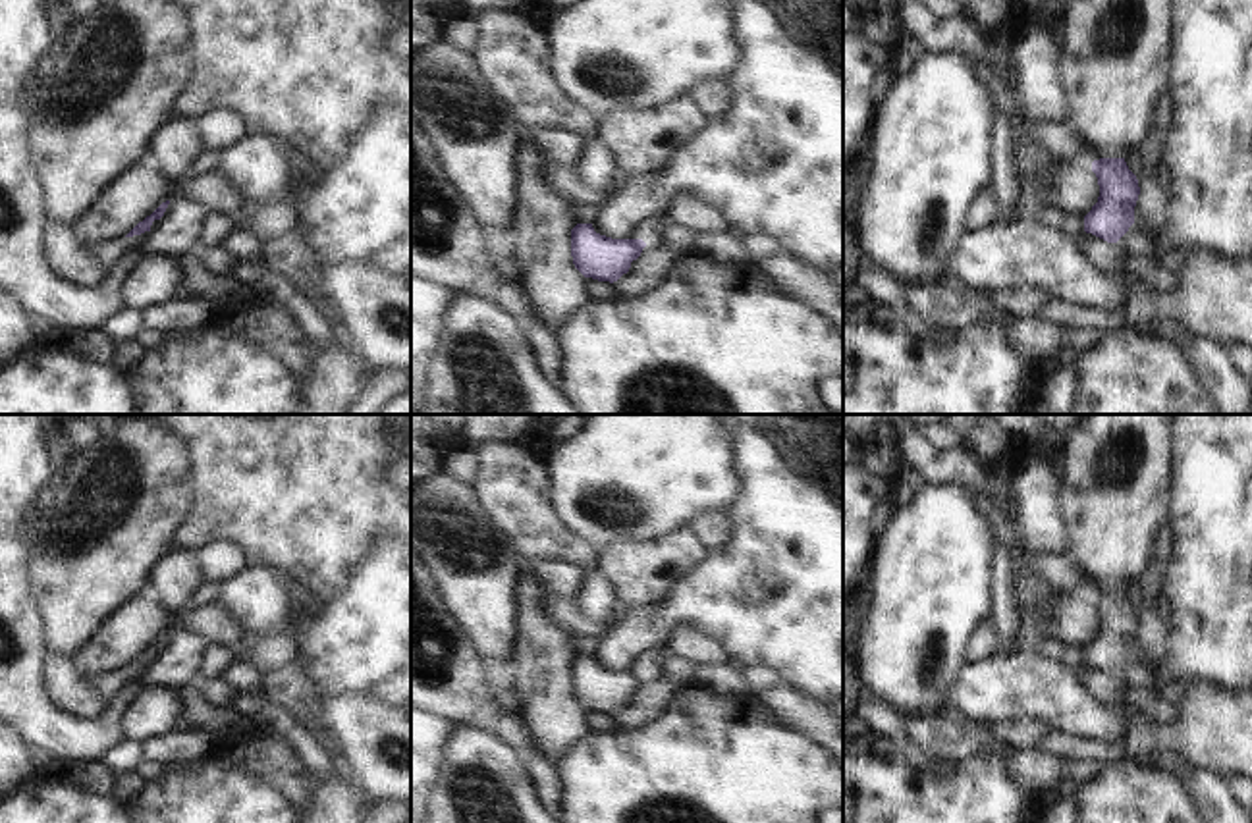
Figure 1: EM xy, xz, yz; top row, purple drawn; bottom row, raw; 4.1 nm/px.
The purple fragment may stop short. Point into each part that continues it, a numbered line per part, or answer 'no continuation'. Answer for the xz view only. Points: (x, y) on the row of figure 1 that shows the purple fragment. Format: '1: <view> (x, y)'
no continuation

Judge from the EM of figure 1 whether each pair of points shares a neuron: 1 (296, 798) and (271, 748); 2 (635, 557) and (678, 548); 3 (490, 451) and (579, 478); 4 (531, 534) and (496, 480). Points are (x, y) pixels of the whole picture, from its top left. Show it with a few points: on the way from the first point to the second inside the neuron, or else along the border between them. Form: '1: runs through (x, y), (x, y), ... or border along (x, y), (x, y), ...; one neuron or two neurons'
1: runs through (292, 787), (272, 760); one neuron
2: runs through (645, 557), (668, 557); one neuron
3: border along (543, 463), (550, 505), (556, 513); two neurons
4: runs through (529, 521), (510, 494); one neuron

